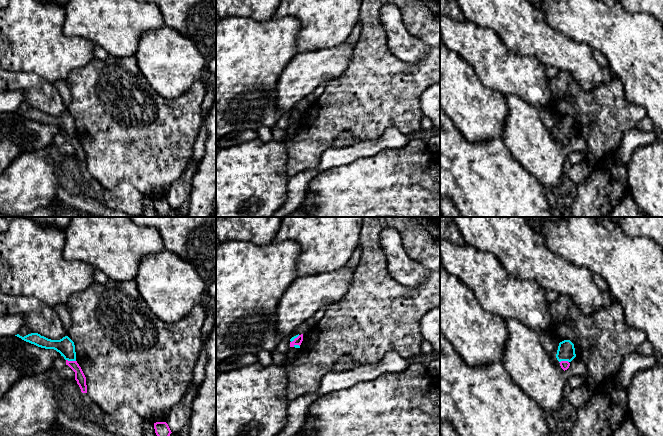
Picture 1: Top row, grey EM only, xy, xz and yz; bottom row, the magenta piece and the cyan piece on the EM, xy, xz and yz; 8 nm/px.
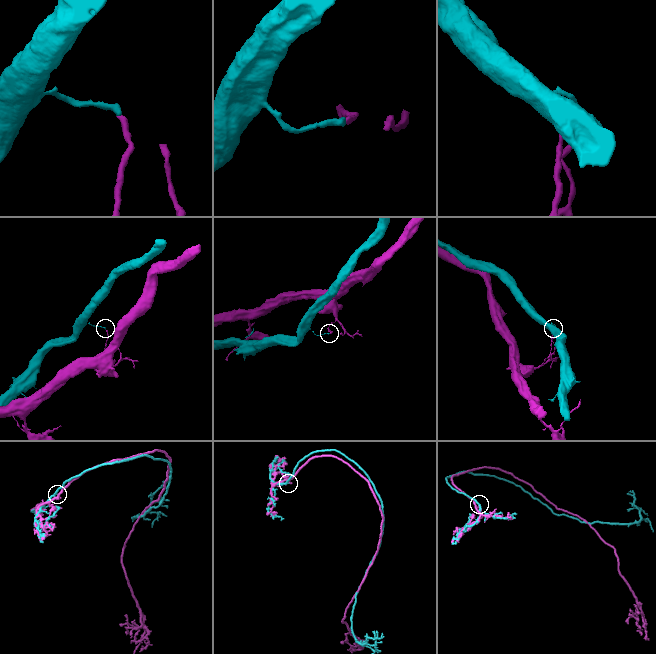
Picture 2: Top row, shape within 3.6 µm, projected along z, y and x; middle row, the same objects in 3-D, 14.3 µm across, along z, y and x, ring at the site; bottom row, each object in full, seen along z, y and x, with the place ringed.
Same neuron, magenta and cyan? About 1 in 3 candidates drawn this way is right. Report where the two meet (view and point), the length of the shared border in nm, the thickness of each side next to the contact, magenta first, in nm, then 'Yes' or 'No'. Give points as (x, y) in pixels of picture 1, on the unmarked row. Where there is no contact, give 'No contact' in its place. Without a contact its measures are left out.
Touches magenta at xy (71, 137). Shared border 80 nm. Thickness 80 nm (magenta) against 140 nm. No

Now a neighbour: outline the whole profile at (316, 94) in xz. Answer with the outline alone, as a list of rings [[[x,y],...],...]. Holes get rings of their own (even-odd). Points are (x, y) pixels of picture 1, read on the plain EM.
[[[323,83],[318,88],[316,88],[312,93],[310,93],[306,97],[304,104],[306,104],[306,105],[314,104],[324,93],[326,85],[327,85],[326,83]]]

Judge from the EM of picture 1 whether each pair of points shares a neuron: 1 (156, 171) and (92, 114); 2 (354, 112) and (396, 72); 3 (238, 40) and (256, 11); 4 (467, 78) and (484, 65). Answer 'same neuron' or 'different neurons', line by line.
1: same neuron
2: same neuron
3: different neurons
4: different neurons

